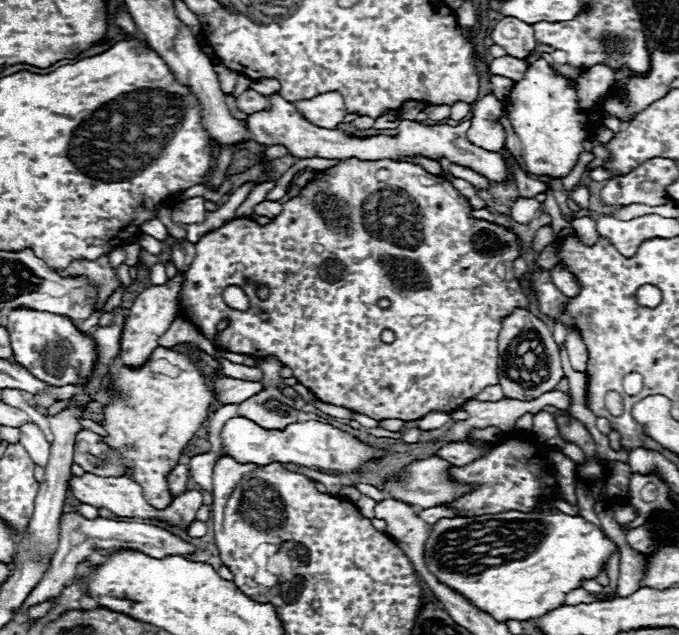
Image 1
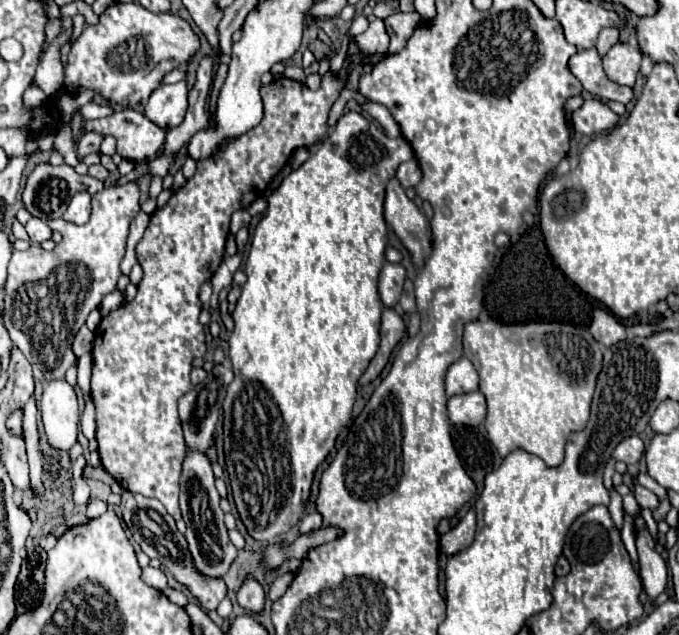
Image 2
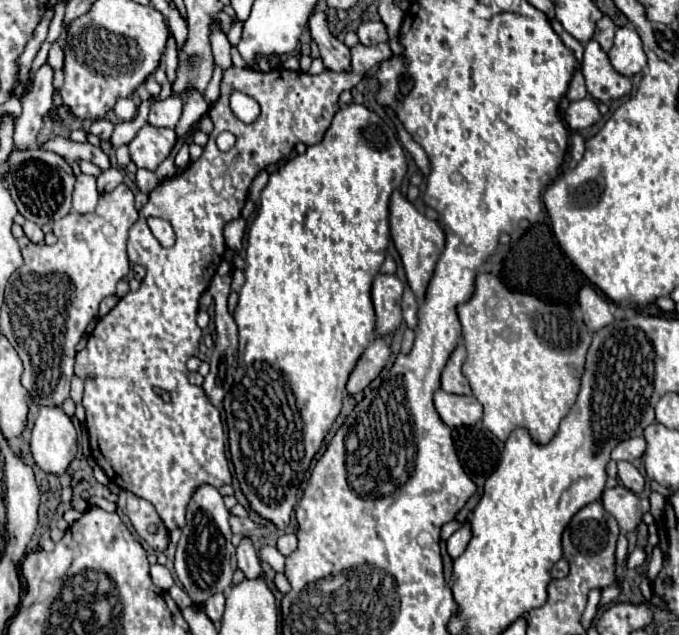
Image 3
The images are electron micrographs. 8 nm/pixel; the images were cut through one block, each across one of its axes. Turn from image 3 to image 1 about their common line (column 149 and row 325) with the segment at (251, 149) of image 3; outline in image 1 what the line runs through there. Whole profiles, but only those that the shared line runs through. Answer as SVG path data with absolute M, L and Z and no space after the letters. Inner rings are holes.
M346 158L340 160L336 166L318 170L316 178L304 186L304 190L282 204L282 212L268 224L268 226L258 226L250 218L238 218L230 220L224 226L208 232L202 236L196 244L196 256L186 272L184 278L184 290L182 290L182 304L190 308L186 318L194 324L200 326L210 340L216 334L216 326L222 320L228 320L228 326L220 334L222 344L236 354L248 354L256 358L264 358L268 354L278 356L278 360L284 366L290 366L294 370L294 376L302 386L312 390L312 394L328 404L334 406L344 406L350 410L356 410L358 414L370 416L374 420L386 420L386 418L400 418L400 420L416 420L426 416L428 412L452 412L458 410L466 400L482 392L486 386L498 384L498 356L496 356L496 340L498 332L502 328L500 320L504 314L510 314L516 306L528 308L528 298L520 290L514 272L512 272L512 262L514 258L520 256L520 246L518 238L506 230L504 226L498 226L494 222L486 220L476 220L470 216L472 208L468 198L464 198L444 176L434 176L426 172L418 164L410 162L392 162L392 160L358 160L358 158ZM244 278L256 280L260 284L270 286L270 298L258 302L254 286L244 282ZM228 286L240 286L244 294L250 298L250 310L248 312L238 312L230 306L226 306L222 292ZM388 298L390 306L380 308L378 300ZM258 312L268 312L270 320L264 322L258 318ZM392 330L394 332L394 342L386 344L382 342L382 332Z

